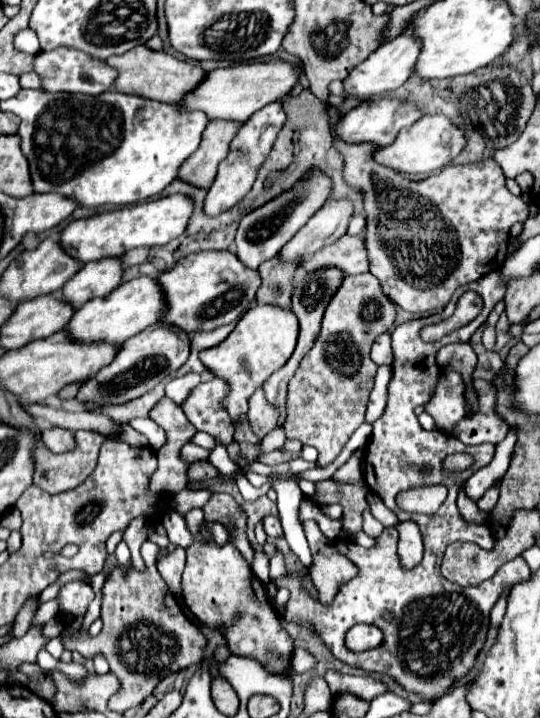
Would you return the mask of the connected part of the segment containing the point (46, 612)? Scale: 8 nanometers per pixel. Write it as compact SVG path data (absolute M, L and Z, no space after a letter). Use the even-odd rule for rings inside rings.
M54 598L52 600L49 600L40 607L40 611L38 611L38 615L36 617L33 617L30 628L36 627L38 625L43 626L45 623L49 622L51 619L56 618L58 614L58 598Z

